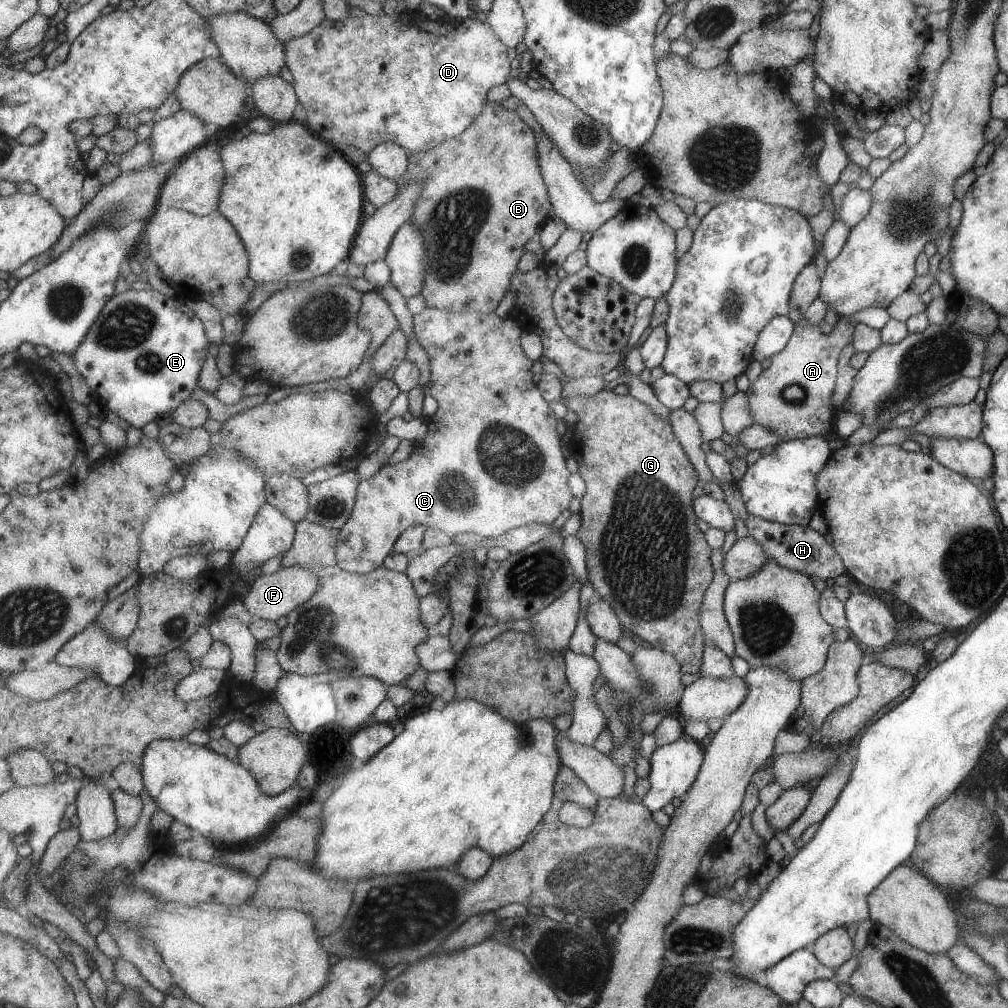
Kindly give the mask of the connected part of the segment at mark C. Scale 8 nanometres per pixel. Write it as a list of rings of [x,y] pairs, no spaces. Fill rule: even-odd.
[[[427,307],[423,309],[418,315],[413,316],[414,322],[414,330],[416,331],[416,338],[420,342],[421,346],[426,351],[428,360],[430,362],[430,370],[432,372],[432,379],[430,380],[430,393],[431,395],[437,400],[438,402],[438,409],[437,412],[434,414],[432,418],[426,418],[423,416],[421,419],[425,424],[427,424],[427,434],[422,441],[415,441],[413,442],[413,452],[411,456],[400,463],[394,463],[392,465],[384,465],[382,466],[374,475],[369,478],[366,478],[360,482],[358,488],[358,497],[356,500],[356,505],[350,519],[347,521],[347,524],[343,526],[340,530],[339,534],[339,543],[337,547],[337,556],[338,556],[338,564],[337,569],[343,571],[349,571],[352,573],[359,573],[362,575],[367,575],[370,572],[376,571],[379,567],[383,567],[383,562],[385,562],[385,558],[388,558],[389,554],[394,550],[395,543],[399,540],[399,537],[409,528],[413,526],[413,524],[422,524],[425,525],[427,528],[437,527],[438,529],[444,530],[448,532],[450,535],[461,534],[461,532],[474,532],[479,534],[480,536],[485,536],[485,538],[495,538],[501,535],[504,535],[507,531],[511,531],[517,527],[523,527],[524,524],[527,522],[553,522],[555,518],[557,518],[557,514],[559,512],[563,512],[563,510],[567,509],[567,504],[569,504],[569,500],[571,500],[571,492],[569,488],[567,488],[567,478],[569,478],[569,472],[567,472],[567,468],[565,468],[565,458],[563,458],[563,454],[561,454],[561,444],[559,444],[559,434],[557,434],[557,430],[555,430],[555,424],[557,421],[555,416],[553,415],[553,411],[547,405],[547,401],[543,399],[543,396],[540,392],[538,386],[533,384],[533,372],[529,370],[531,368],[531,360],[527,360],[525,358],[525,352],[523,352],[523,348],[521,348],[521,332],[523,332],[523,328],[519,328],[519,324],[517,324],[517,320],[512,319],[510,317],[507,318],[500,318],[495,314],[492,313],[482,313],[479,311],[473,312],[460,312],[454,313],[451,311],[441,310],[435,307]]]

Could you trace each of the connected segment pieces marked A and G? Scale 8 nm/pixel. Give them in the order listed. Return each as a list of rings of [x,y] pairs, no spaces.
[[[804,318],[796,322],[785,346],[770,358],[769,367],[761,371],[757,380],[744,392],[745,396],[748,396],[748,409],[754,424],[768,428],[780,438],[780,442],[822,436],[827,431],[833,433],[833,416],[837,409],[832,406],[830,400],[837,374],[837,356],[839,350],[850,344],[854,324],[857,323],[837,321],[829,334],[823,334],[817,325],[809,324]]]
[[[600,390],[595,394],[575,395],[564,400],[564,405],[569,411],[576,414],[577,420],[571,428],[572,438],[567,444],[570,456],[577,464],[578,475],[585,484],[585,494],[580,498],[580,526],[575,536],[581,540],[584,546],[584,563],[587,570],[586,578],[595,590],[597,597],[606,600],[616,614],[623,630],[636,639],[637,642],[647,644],[649,647],[659,648],[661,651],[676,657],[680,663],[681,672],[696,673],[700,667],[702,652],[704,651],[704,634],[701,630],[700,612],[703,604],[704,592],[711,582],[711,567],[709,566],[709,554],[712,554],[703,540],[703,534],[695,526],[695,512],[691,510],[691,490],[697,484],[697,474],[691,466],[691,462],[673,434],[670,422],[663,422],[659,416],[655,416],[647,404],[631,397],[629,393],[615,394],[612,390]]]

